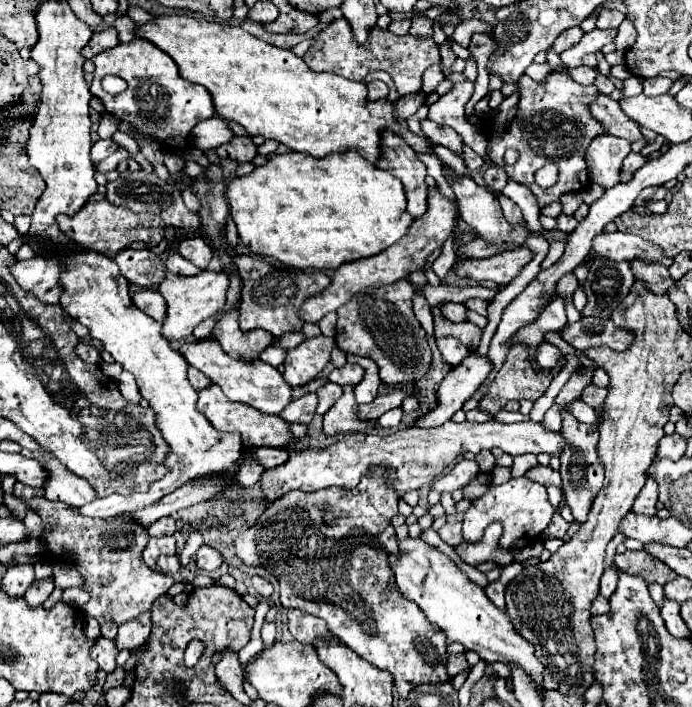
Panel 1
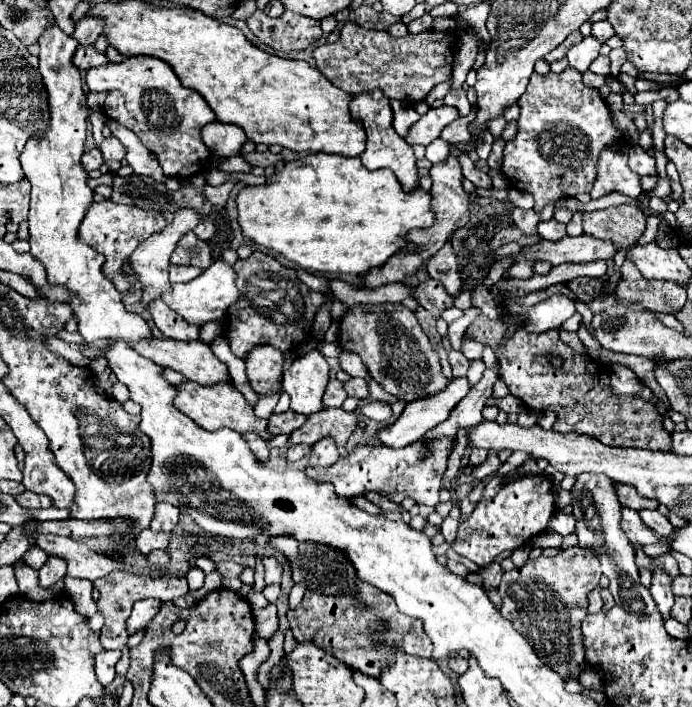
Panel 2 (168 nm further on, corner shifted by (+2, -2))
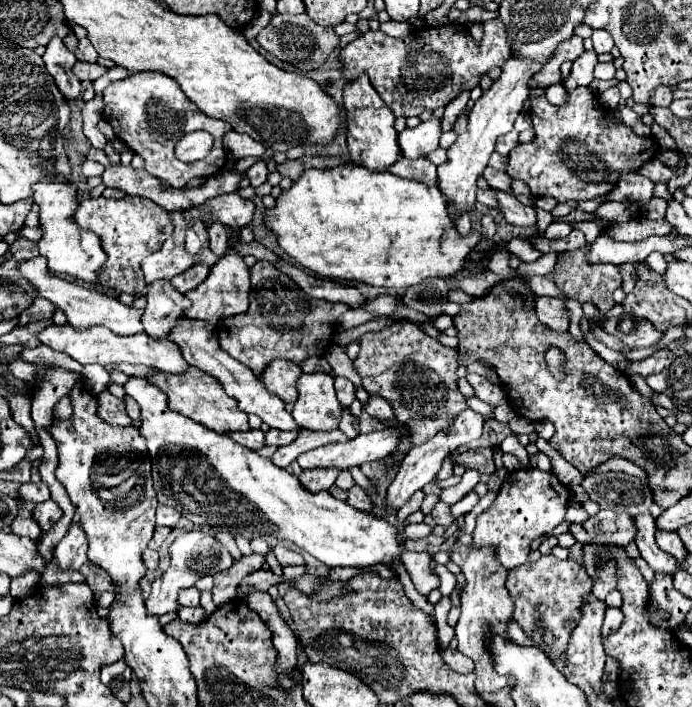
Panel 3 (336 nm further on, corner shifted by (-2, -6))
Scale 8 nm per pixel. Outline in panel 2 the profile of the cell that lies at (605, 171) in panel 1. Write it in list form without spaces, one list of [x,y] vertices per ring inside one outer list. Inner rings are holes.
[[[609,145],[609,149],[601,151],[597,163],[597,179],[591,189],[591,197],[599,199],[611,191],[623,193],[627,197],[639,197],[641,185],[639,175],[633,173],[627,165],[629,147],[627,145]]]

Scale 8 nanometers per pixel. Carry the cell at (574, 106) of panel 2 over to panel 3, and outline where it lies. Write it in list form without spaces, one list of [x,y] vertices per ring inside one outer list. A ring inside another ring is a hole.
[[[587,87],[567,91],[567,105],[561,105],[561,107],[551,105],[545,99],[543,89],[531,91],[529,97],[533,103],[531,119],[533,119],[533,129],[537,137],[531,143],[517,143],[517,147],[509,153],[507,173],[511,179],[525,181],[531,187],[531,193],[535,197],[549,195],[549,197],[555,197],[559,203],[607,197],[613,191],[613,185],[617,183],[617,177],[621,173],[637,173],[643,163],[647,163],[659,153],[659,145],[653,137],[639,137],[631,129],[623,129],[623,127],[617,127],[617,129],[601,127],[601,105]]]

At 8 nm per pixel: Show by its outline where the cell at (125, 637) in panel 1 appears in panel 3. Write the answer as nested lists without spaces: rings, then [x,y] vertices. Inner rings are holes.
[[[189,531],[189,533],[179,535],[171,543],[169,555],[171,555],[169,569],[151,583],[151,595],[147,597],[147,609],[153,615],[165,615],[167,611],[175,611],[177,609],[177,597],[179,597],[181,589],[195,585],[195,581],[203,575],[215,575],[219,571],[229,569],[235,563],[235,559],[227,551],[227,547],[203,531]]]

